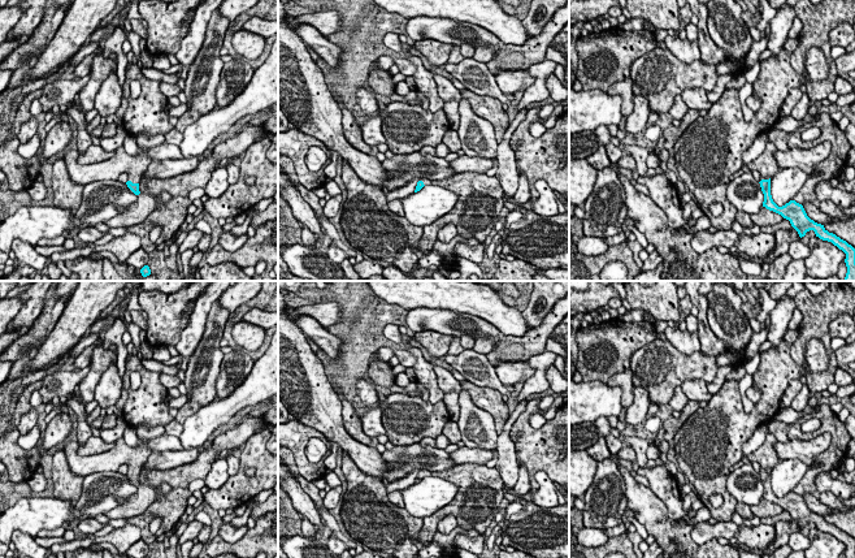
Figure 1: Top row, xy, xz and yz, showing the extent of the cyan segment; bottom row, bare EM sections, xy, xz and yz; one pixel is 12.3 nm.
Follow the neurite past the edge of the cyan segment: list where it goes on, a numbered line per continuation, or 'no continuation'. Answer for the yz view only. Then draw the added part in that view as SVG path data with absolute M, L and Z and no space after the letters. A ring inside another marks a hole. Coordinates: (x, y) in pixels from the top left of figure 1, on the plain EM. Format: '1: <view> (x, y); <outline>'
1: yz (765, 455); M768 433L764 442L754 453L747 455L748 462L758 462L761 471L772 470L778 463L778 457L774 450L776 442L776 437L772 433Z

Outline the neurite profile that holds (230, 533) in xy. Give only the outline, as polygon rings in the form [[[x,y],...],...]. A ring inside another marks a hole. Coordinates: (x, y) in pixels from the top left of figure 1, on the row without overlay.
[[[222,522],[218,529],[218,536],[221,536],[226,542],[235,544],[248,529],[247,525],[234,527],[231,523]]]

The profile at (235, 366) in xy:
[[[231,350],[223,355],[221,362],[221,371],[216,381],[216,398],[214,401],[225,399],[236,388],[239,388],[249,372],[255,362],[246,350]]]

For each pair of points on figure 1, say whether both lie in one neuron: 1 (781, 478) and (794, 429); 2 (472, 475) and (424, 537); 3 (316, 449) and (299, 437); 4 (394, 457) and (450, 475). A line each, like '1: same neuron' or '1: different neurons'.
1: different neurons
2: same neuron
3: different neurons
4: different neurons

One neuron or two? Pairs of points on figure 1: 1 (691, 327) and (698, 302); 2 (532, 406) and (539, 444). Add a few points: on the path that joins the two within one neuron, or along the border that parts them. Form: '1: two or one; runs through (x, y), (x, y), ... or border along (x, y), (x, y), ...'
1: two; border along (695, 316), (698, 331)
2: one; runs through (525, 415), (525, 429), (530, 435)

